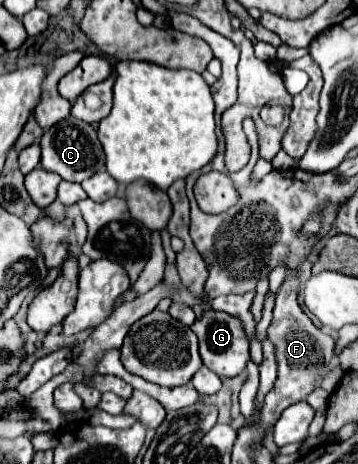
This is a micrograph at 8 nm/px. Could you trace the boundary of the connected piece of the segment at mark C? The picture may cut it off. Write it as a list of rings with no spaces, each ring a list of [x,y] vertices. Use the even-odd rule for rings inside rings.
[[[68,117],[52,125],[44,135],[42,135],[42,161],[40,165],[46,171],[58,173],[66,181],[78,181],[82,183],[84,179],[92,177],[94,173],[104,169],[104,151],[100,147],[100,141],[96,137],[96,129],[80,119]]]

